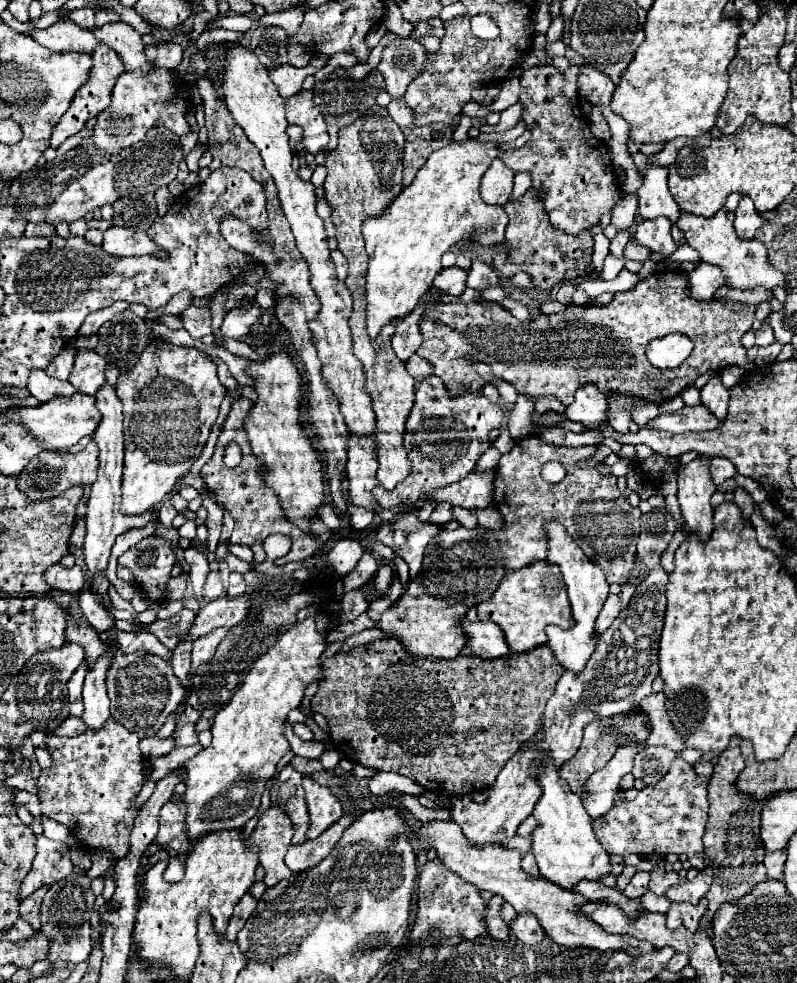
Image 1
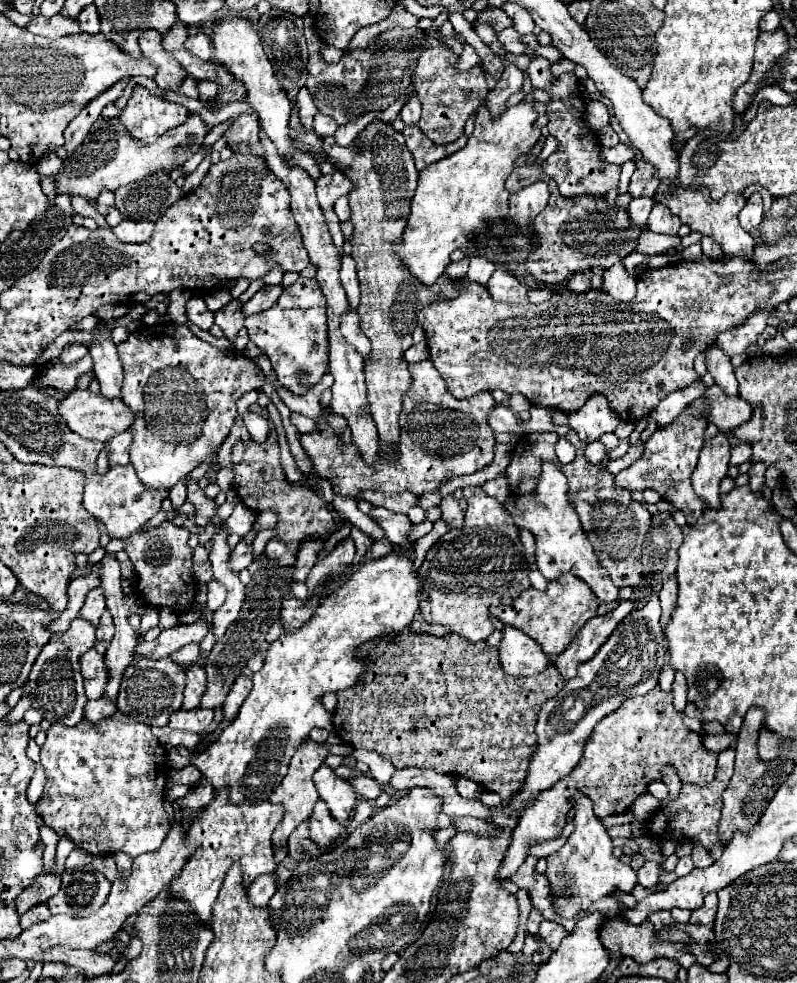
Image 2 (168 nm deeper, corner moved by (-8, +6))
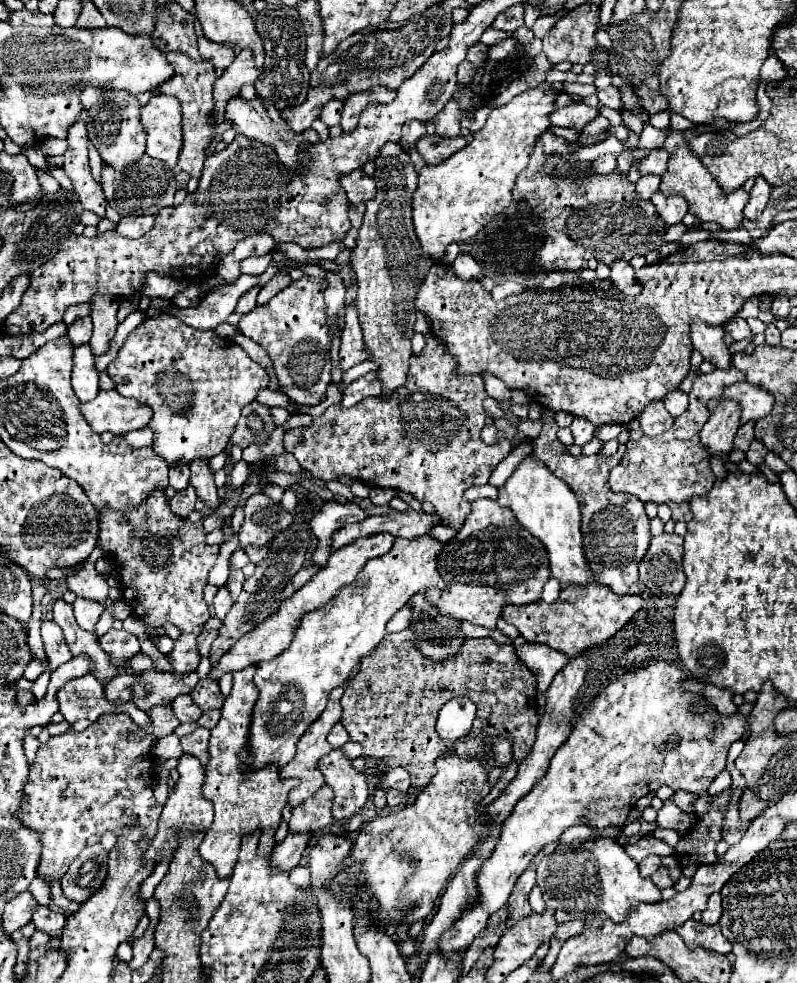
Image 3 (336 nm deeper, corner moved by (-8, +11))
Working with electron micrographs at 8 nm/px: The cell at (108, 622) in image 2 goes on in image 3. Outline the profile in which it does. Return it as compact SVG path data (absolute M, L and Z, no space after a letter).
M111 628L107 634L103 634L99 638L99 644L105 652L111 654L111 658L115 662L127 662L131 656L135 656L141 648L139 648L139 640L125 632L125 630L115 630Z

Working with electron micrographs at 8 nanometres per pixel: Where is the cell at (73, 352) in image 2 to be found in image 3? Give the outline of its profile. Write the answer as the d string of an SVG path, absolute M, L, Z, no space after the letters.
M89 316L77 318L77 320L69 326L69 340L71 340L71 344L73 344L75 348L87 344L89 338L91 338L91 328L93 328L93 324L91 324L91 318L89 318Z

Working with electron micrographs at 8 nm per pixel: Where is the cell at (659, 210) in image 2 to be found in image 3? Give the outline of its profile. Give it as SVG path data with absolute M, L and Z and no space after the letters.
M655 192L651 196L651 202L655 204L657 214L663 218L667 226L679 224L687 214L687 202L681 196L665 196L661 192Z

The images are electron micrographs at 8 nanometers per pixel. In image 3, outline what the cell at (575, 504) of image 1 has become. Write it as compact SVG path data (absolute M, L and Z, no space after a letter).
M543 410L545 424L541 434L531 440L533 452L531 458L541 460L557 478L565 480L571 490L575 492L579 504L581 504L581 514L583 514L583 540L585 540L585 552L589 558L589 564L593 566L593 572L597 574L597 582L607 584L615 594L627 594L633 582L639 580L637 564L641 562L645 550L649 548L649 518L645 514L645 506L641 500L637 500L633 494L627 492L613 492L607 486L607 478L613 466L619 464L623 458L625 444L619 446L615 456L571 456L567 452L567 446L557 438L557 422L555 414L549 410Z

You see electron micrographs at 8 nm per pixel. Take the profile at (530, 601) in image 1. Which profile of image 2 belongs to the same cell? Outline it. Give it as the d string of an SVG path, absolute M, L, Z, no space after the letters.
M565 573L561 579L551 581L549 589L543 593L531 587L531 589L523 591L521 597L517 597L507 607L491 607L491 615L497 617L499 621L503 621L505 625L511 625L511 627L523 631L525 635L529 635L531 639L535 639L549 657L557 657L591 617L605 615L615 607L617 607L617 601L601 603L581 579Z

